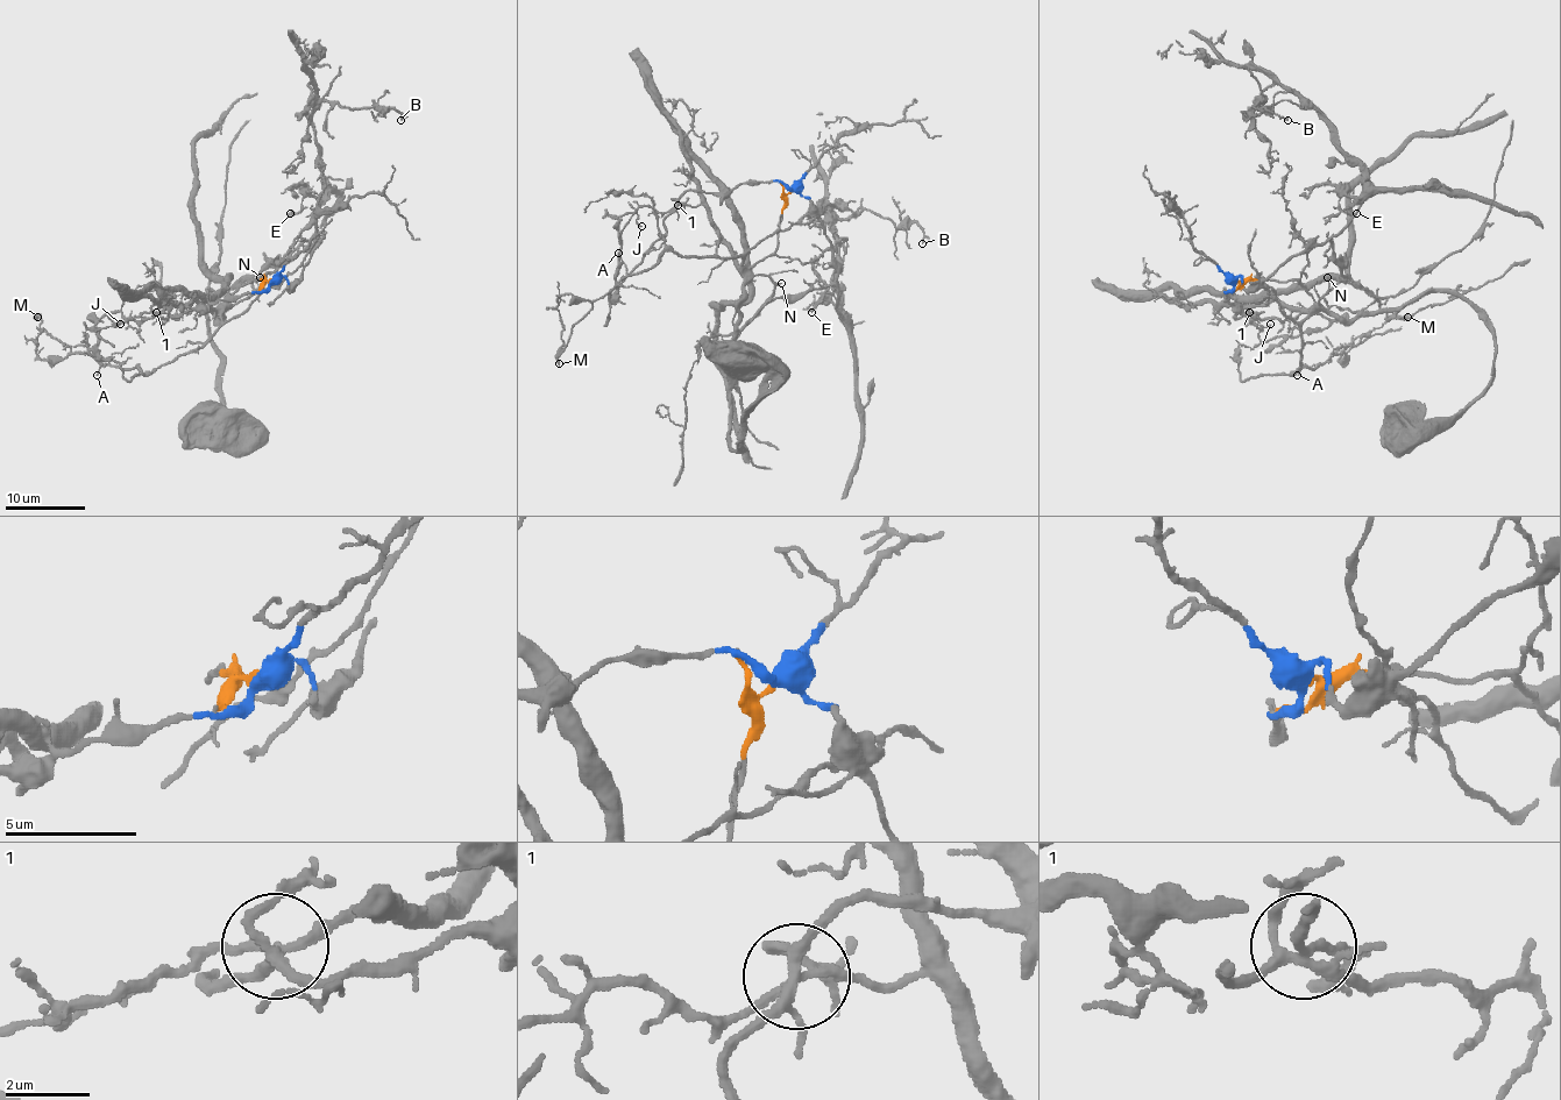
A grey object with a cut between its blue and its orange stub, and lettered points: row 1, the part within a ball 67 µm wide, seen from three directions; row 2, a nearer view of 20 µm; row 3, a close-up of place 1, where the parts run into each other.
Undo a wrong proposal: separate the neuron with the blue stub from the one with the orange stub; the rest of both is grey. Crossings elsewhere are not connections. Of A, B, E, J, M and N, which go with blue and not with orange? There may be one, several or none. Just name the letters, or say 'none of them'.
B, E

